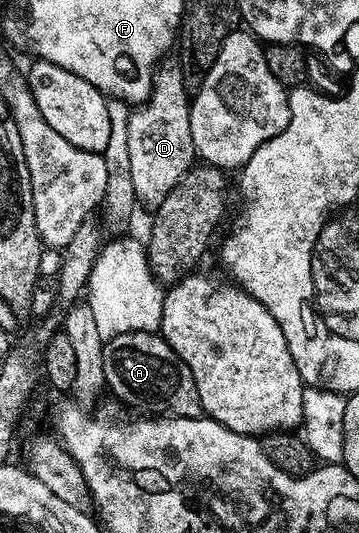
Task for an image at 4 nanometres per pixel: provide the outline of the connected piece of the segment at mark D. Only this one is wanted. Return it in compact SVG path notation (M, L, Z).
M164 62L153 76L151 95L147 102L136 106L129 117L129 174L133 177L136 200L140 204L148 203L151 209L165 201L165 197L182 181L197 159L191 132L189 92L183 85L179 66L174 62L166 63Z

